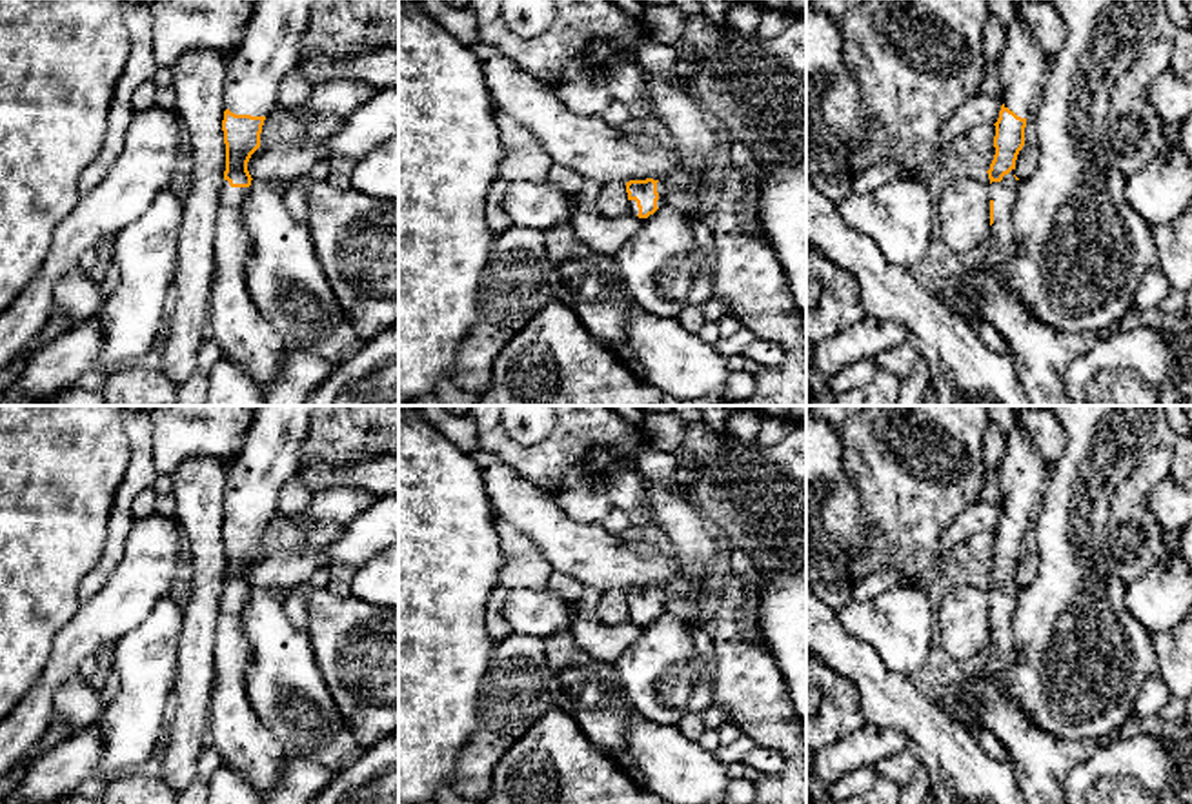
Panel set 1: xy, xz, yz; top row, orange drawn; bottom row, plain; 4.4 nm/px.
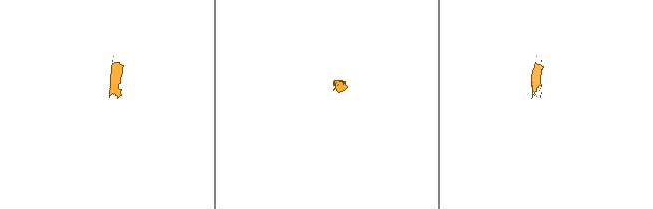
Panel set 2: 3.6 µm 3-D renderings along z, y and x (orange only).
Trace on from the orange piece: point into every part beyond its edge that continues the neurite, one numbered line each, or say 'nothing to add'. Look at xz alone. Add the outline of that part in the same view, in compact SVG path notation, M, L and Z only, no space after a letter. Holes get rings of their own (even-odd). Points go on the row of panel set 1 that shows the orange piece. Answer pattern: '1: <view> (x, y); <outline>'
1: xz (663, 188); M664 180L657 182L657 193L659 193L659 200L657 200L657 207L666 206L668 195L670 195L670 184Z

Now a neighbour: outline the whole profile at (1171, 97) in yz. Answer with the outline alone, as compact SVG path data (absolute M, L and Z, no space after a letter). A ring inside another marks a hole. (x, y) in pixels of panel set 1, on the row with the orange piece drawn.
M1168 69L1152 82L1148 102L1165 124L1185 124L1192 115L1192 85Z

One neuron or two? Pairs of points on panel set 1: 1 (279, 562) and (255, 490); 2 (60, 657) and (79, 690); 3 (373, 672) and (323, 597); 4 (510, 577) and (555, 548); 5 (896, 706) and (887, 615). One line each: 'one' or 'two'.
1: two
2: two
3: one
4: two
5: two

